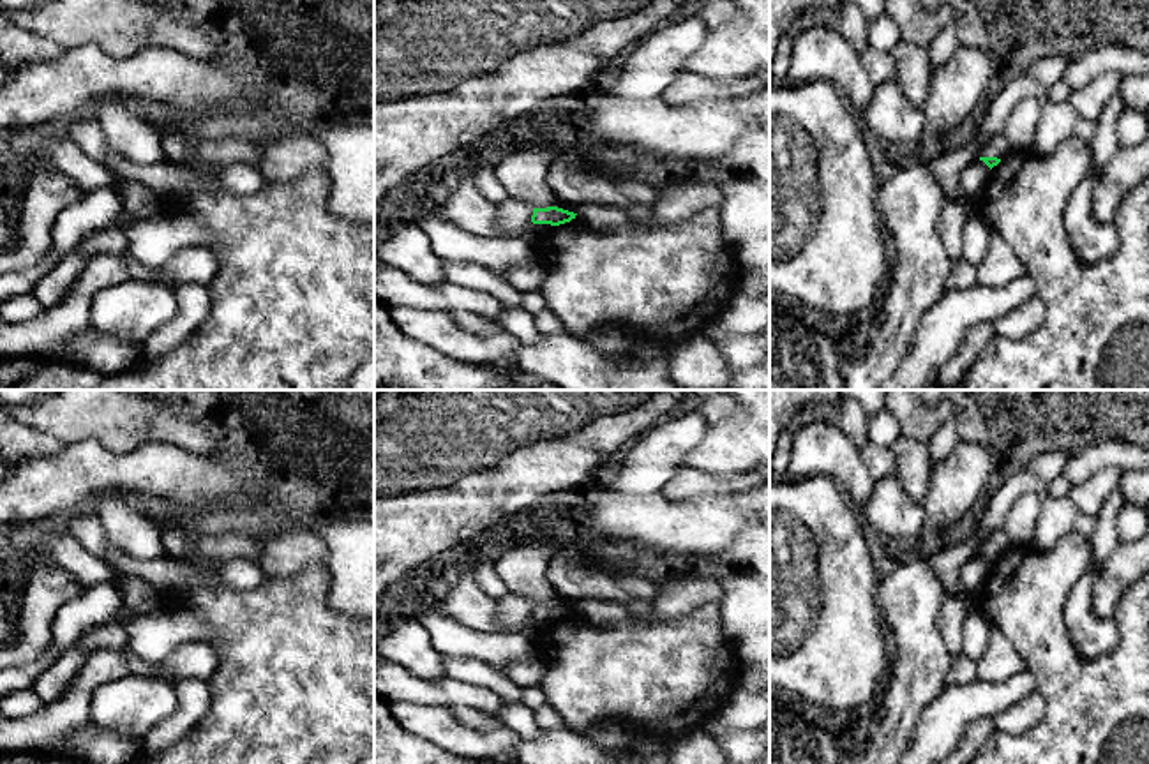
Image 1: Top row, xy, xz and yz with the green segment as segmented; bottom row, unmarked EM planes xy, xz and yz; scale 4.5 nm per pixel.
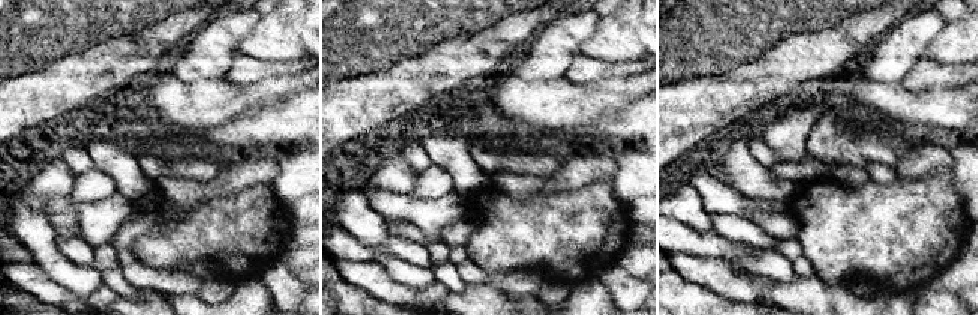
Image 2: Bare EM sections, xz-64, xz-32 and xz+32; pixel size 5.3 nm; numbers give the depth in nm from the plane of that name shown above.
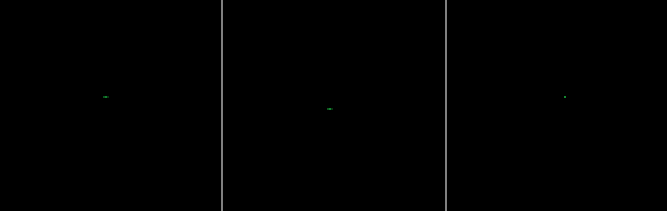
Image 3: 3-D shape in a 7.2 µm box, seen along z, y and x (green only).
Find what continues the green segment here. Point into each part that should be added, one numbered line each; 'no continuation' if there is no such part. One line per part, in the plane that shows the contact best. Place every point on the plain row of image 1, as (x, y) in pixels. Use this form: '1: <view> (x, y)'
1: yz (992, 526)

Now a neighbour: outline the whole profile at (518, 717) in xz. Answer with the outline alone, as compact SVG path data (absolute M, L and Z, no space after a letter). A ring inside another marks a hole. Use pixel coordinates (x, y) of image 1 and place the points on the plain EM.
M501 700L499 708L491 715L505 729L514 730L519 738L537 738L540 729L533 716L533 709L524 702L505 702Z

